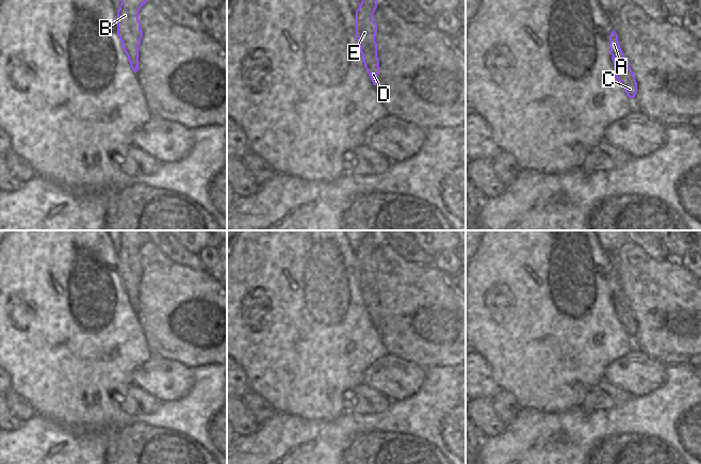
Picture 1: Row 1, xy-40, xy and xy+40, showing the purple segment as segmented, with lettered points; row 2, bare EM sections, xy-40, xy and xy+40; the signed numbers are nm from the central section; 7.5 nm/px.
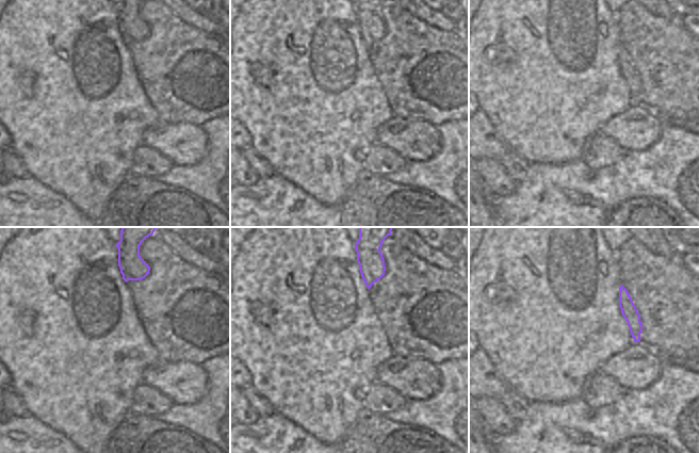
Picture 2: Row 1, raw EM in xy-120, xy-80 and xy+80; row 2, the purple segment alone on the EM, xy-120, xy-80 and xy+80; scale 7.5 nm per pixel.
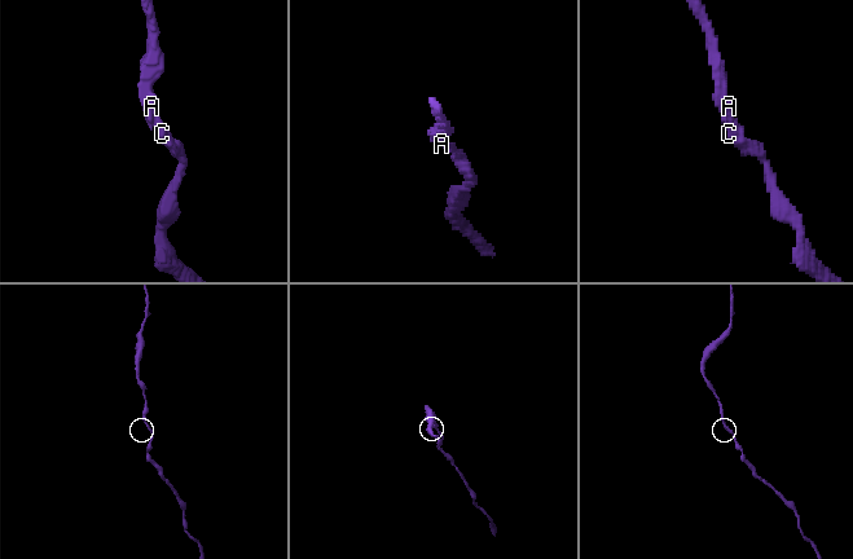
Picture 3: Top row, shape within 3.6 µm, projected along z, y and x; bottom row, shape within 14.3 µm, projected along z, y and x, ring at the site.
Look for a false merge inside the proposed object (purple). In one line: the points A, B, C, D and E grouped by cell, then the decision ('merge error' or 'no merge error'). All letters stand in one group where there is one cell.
groups A B C D E; no merge error

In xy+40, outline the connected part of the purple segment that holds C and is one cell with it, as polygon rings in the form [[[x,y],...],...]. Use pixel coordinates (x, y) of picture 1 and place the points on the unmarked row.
[[[613,269],[609,274],[609,291],[613,294],[616,317],[624,327],[630,337],[634,337],[637,332],[637,321],[635,315],[620,287],[618,274]]]

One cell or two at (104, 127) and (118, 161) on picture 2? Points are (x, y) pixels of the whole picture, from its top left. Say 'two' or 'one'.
one

